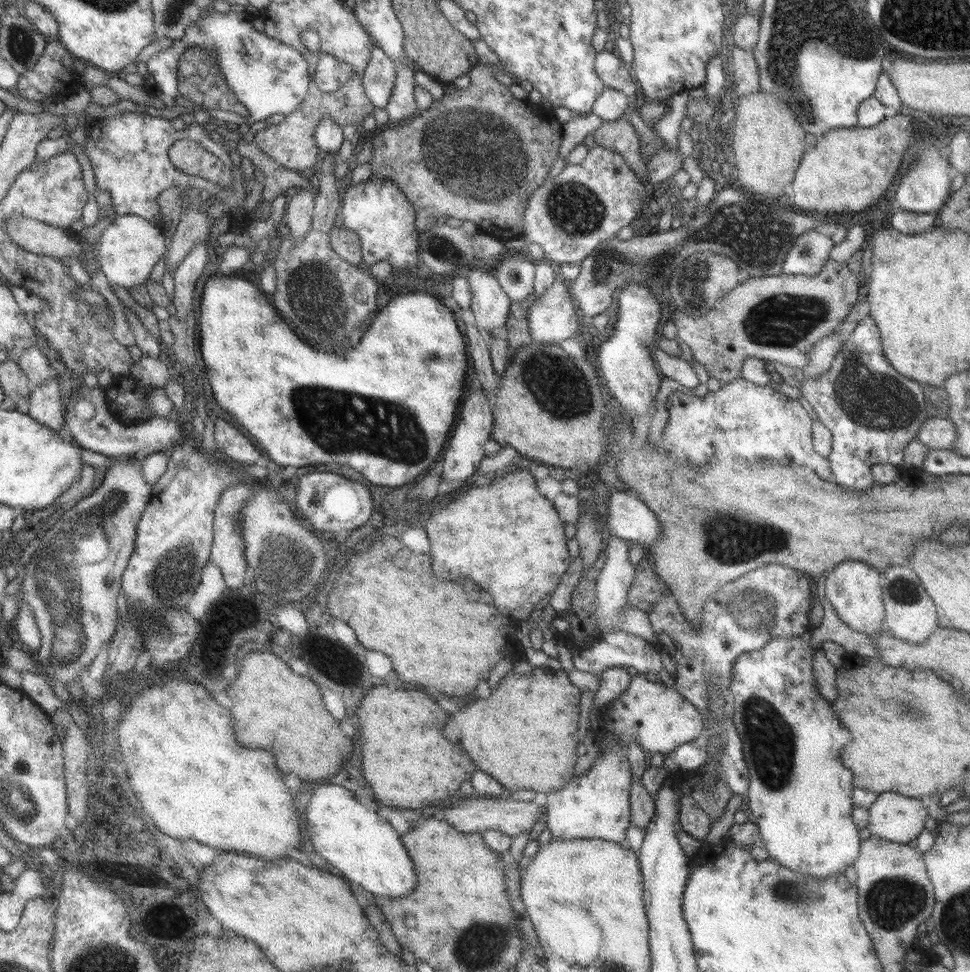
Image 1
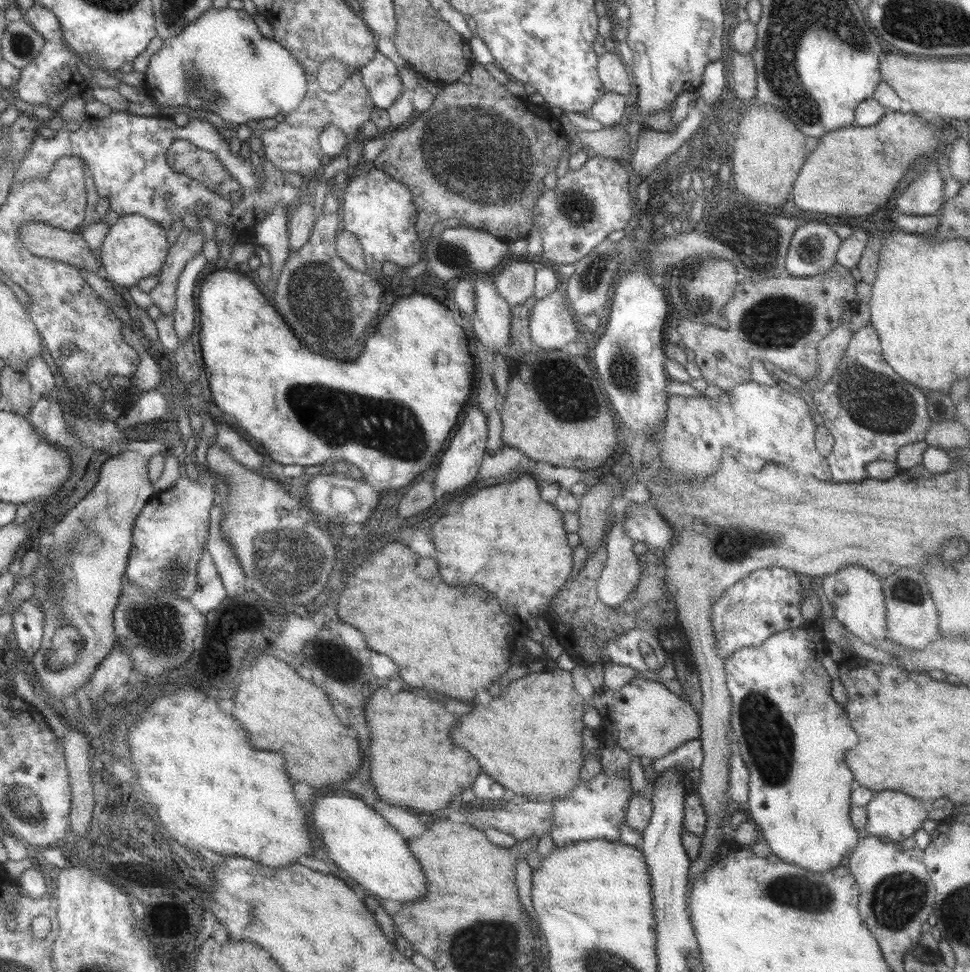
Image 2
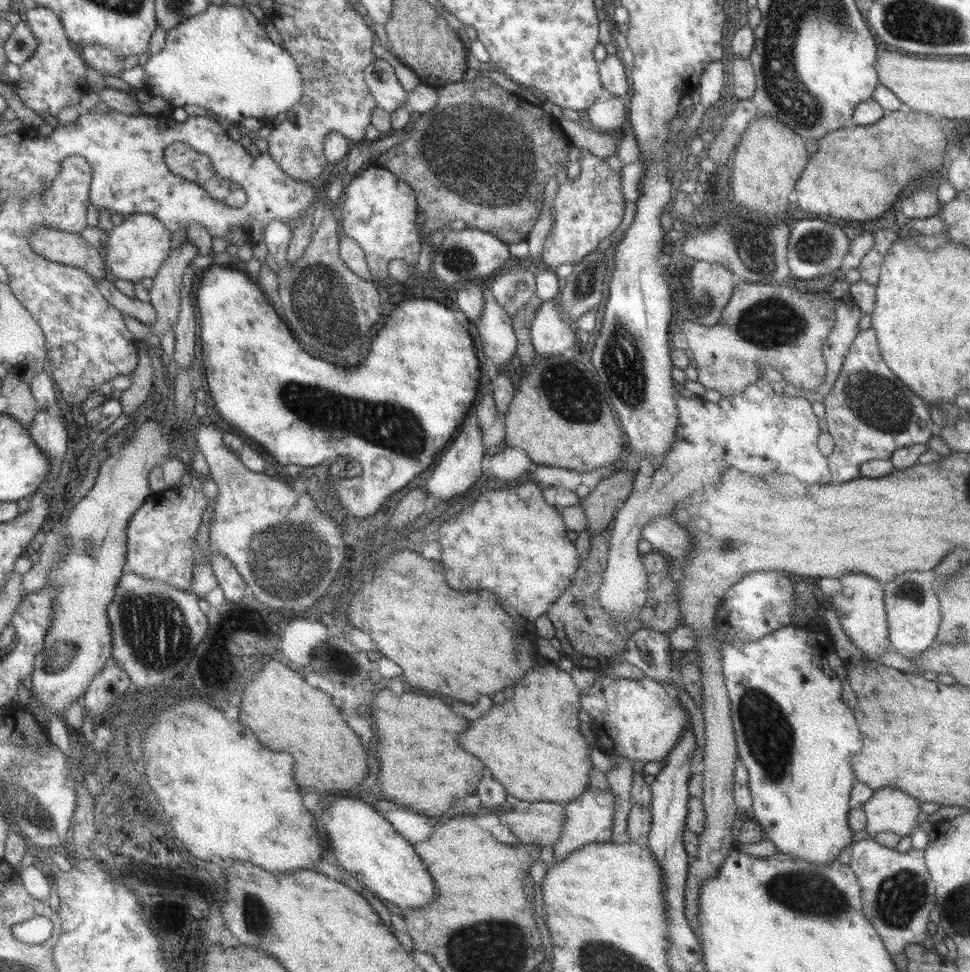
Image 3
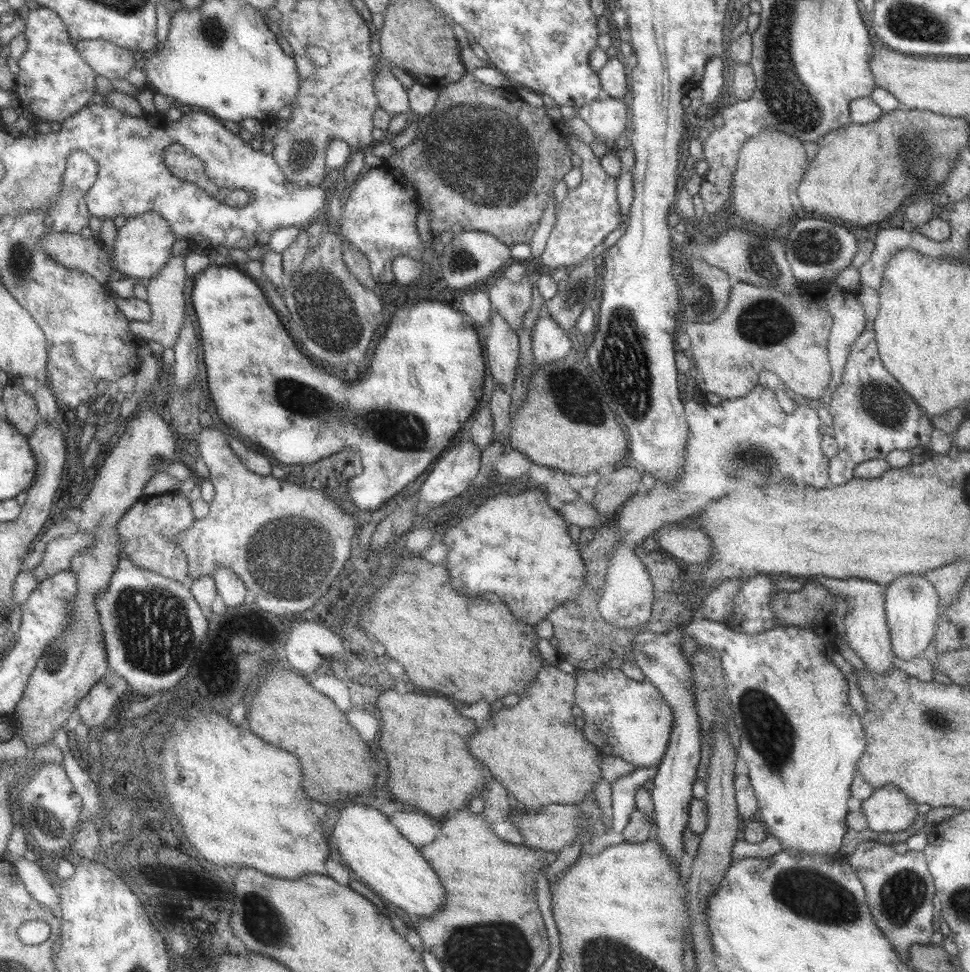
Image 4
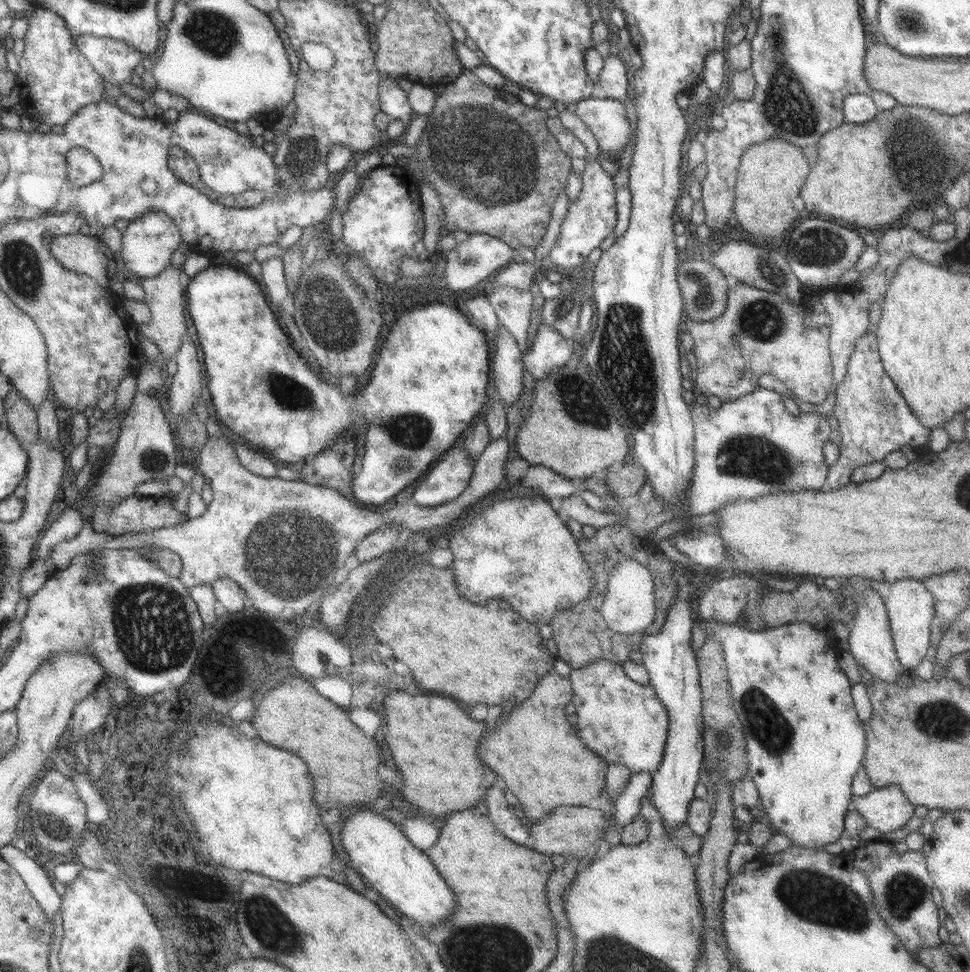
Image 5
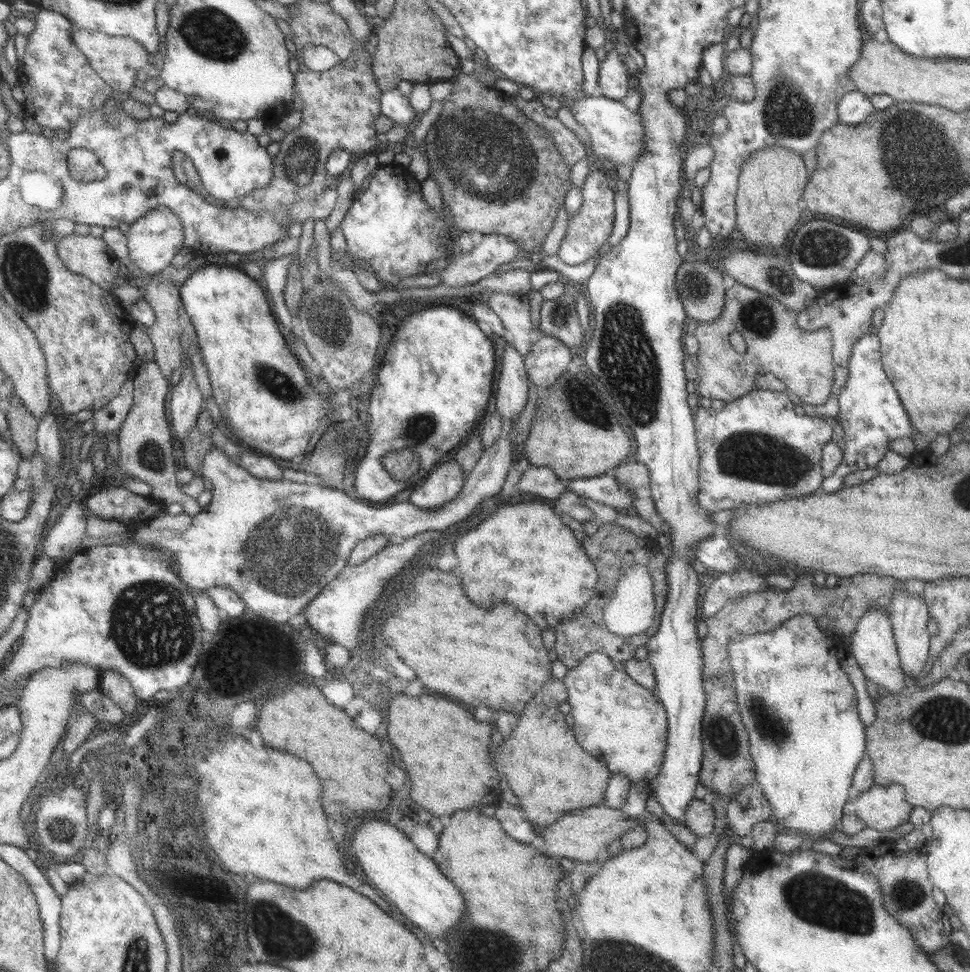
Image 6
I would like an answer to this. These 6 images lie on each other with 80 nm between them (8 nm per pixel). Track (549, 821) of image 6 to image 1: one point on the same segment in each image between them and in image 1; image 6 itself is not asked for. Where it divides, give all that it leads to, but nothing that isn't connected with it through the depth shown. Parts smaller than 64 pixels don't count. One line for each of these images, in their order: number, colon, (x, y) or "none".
1: (524, 735)
2: (529, 739)
3: (531, 744)
4: (533, 749)
5: (537, 754)

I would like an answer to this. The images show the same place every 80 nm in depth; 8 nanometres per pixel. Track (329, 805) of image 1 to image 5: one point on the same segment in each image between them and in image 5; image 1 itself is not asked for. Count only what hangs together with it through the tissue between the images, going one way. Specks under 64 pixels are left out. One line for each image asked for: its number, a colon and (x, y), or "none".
2: (359, 841)
3: (364, 843)
4: (371, 847)
5: (402, 874)

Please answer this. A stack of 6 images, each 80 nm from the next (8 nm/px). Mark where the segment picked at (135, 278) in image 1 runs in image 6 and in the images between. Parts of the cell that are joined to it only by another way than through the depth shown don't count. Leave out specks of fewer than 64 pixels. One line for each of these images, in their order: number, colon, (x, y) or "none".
2: (136, 247)
3: (138, 248)
4: (145, 245)
5: (150, 242)
6: (155, 240)

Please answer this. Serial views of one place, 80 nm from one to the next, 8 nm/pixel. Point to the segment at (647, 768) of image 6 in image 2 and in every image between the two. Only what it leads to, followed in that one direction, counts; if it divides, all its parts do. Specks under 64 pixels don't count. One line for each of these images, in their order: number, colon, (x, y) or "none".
2: (642, 717)
3: (639, 719)
4: (622, 717)
5: (621, 721)

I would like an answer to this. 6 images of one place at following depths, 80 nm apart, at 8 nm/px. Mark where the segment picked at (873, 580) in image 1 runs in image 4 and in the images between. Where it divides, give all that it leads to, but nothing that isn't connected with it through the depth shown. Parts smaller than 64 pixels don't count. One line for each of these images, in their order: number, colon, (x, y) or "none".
2: (855, 595)
3: (858, 600)
4: (866, 631)

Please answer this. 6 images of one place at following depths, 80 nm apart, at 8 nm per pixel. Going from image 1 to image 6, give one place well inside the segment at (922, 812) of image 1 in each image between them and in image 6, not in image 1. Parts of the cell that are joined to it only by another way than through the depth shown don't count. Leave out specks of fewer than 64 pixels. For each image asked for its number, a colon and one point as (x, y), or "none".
2: (893, 814)
3: (888, 809)
4: (887, 810)
5: (885, 808)
6: (879, 807)

